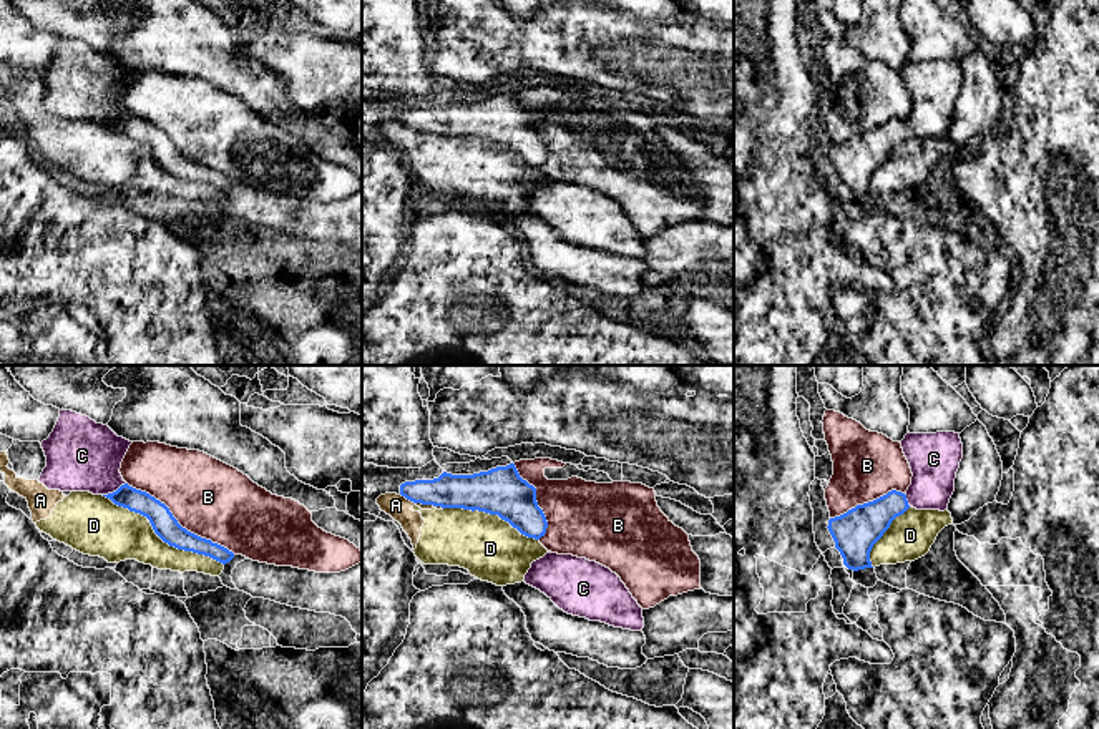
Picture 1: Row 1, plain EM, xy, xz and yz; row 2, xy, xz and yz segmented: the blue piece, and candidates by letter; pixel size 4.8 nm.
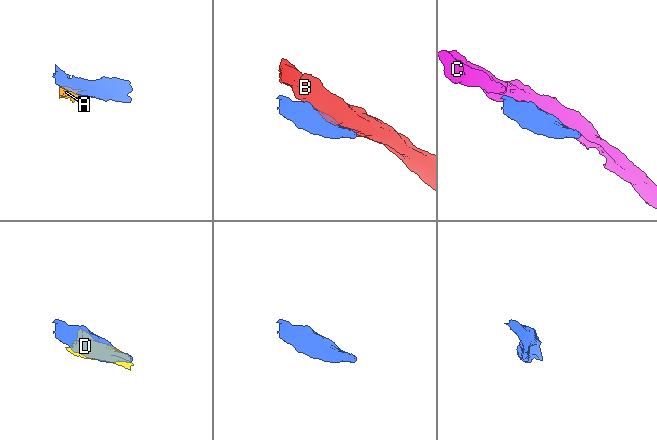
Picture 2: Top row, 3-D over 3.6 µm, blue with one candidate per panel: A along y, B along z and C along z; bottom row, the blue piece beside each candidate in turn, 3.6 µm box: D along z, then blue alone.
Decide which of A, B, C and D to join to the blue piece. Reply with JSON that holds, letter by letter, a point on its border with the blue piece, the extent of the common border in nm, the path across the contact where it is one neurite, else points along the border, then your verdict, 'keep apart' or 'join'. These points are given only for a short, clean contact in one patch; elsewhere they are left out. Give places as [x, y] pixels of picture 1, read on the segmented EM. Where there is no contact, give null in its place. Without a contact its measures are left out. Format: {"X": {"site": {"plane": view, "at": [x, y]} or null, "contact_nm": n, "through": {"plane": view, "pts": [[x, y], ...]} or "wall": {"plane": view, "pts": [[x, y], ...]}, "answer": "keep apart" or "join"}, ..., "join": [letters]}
{"A": {"site": {"plane": "xz", "at": [422, 503]}, "contact_nm": 220, "wall": {"plane": "xz", "pts": [[400, 494], [414, 502], [432, 503], [442, 508]]}, "answer": "keep apart"}, "B": {"site": {"plane": "xy", "at": [178, 523]}, "contact_nm": 650, "answer": "keep apart"}, "C": {"site": {"plane": "xy", "at": [113, 492]}, "contact_nm": 130, "answer": "keep apart"}, "D": {"site": {"plane": "xy", "at": [160, 537]}, "contact_nm": 700, "answer": "keep apart"}, "join": []}

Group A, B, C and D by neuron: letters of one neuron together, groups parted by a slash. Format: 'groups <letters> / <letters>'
groups A D / B / C

